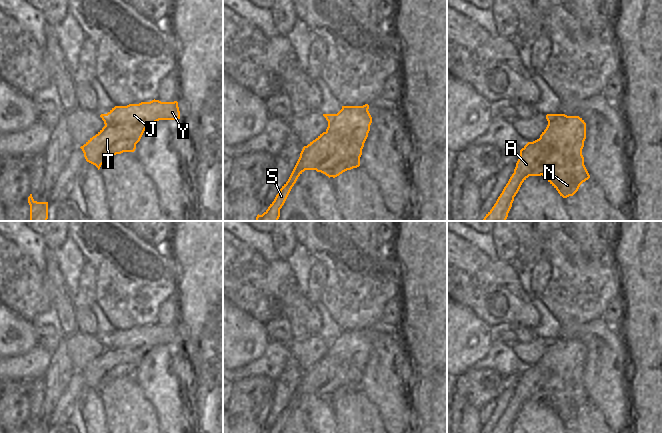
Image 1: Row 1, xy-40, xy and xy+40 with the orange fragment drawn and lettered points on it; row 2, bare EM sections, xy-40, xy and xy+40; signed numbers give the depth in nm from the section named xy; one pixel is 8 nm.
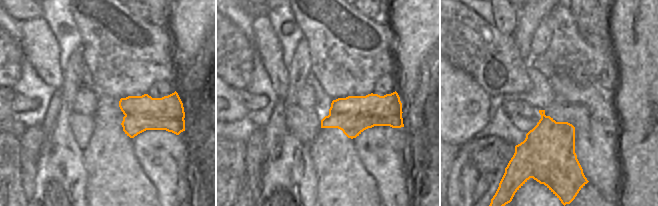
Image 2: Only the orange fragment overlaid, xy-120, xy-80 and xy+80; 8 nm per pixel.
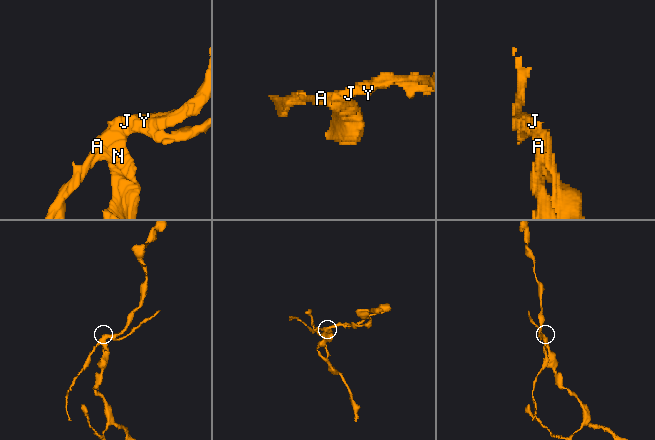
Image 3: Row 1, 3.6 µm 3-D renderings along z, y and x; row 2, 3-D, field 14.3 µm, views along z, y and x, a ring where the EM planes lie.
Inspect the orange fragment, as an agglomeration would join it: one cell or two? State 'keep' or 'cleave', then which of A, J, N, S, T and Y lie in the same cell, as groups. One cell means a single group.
cleave | A S T / J N Y

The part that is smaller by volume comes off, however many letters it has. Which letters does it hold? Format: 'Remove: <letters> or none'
Remove: A, S, T

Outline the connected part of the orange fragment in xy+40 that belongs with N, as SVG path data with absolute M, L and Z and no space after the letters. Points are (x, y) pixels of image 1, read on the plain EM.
M547 338L548 349L540 359L550 373L550 379L542 392L541 399L558 415L560 420L573 420L580 409L590 402L584 389L582 373L586 363L586 347L579 340L565 338Z

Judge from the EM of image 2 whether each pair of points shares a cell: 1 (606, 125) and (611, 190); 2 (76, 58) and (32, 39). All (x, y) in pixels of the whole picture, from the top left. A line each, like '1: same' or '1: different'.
1: same
2: different

